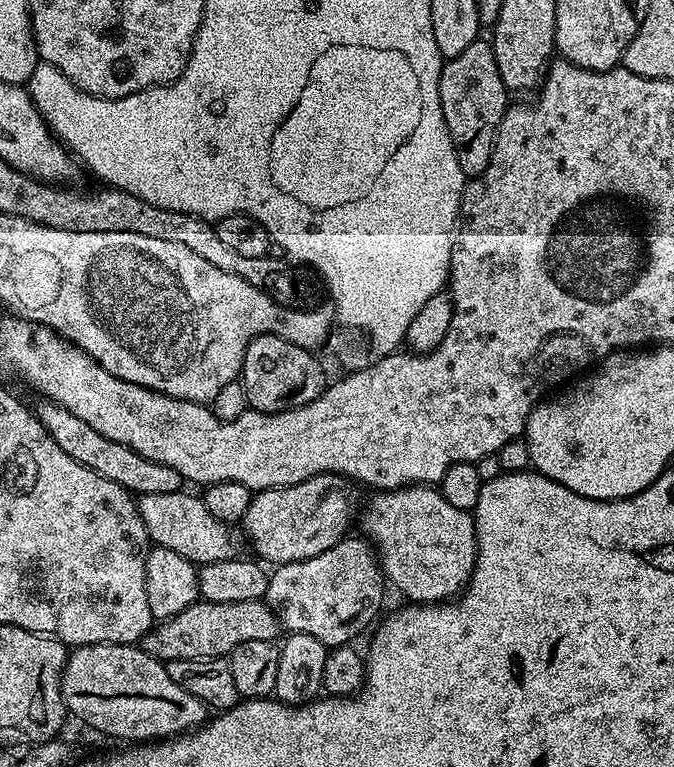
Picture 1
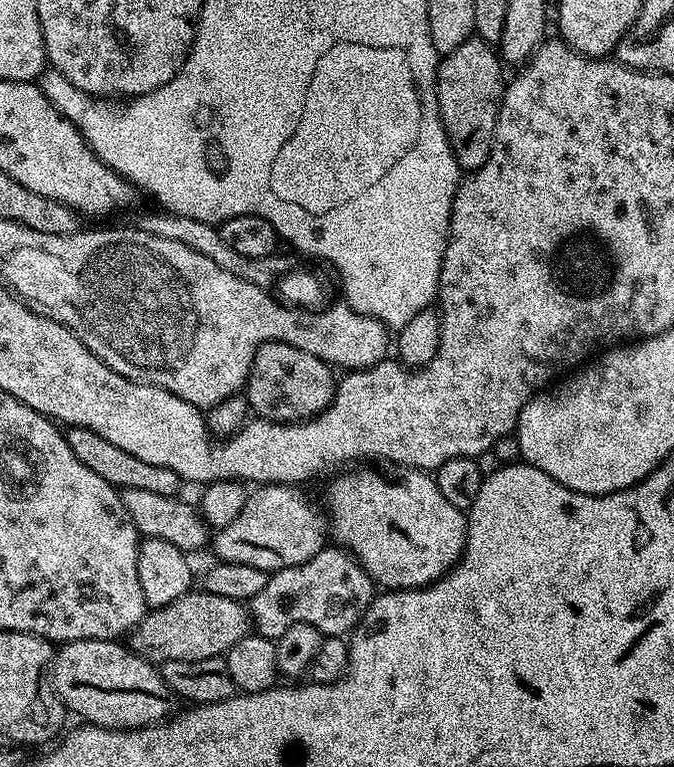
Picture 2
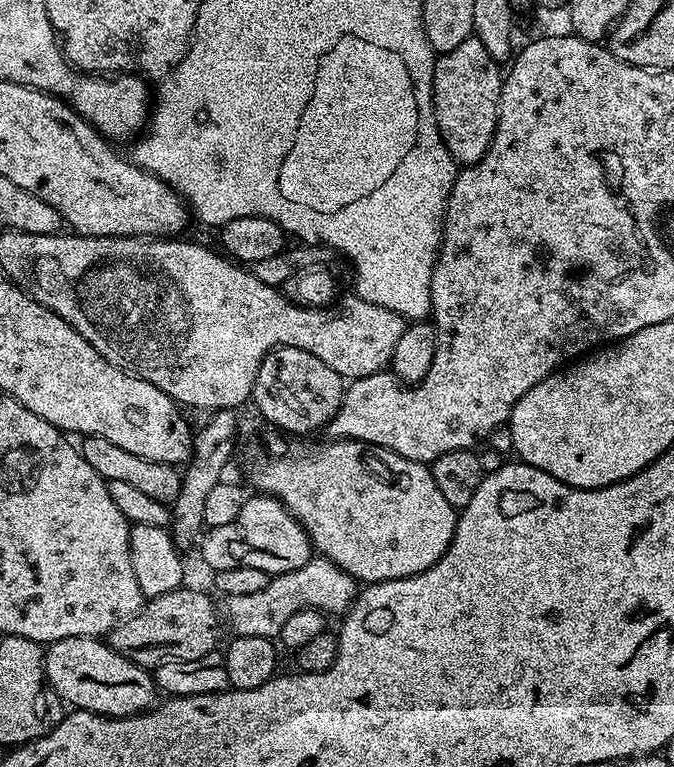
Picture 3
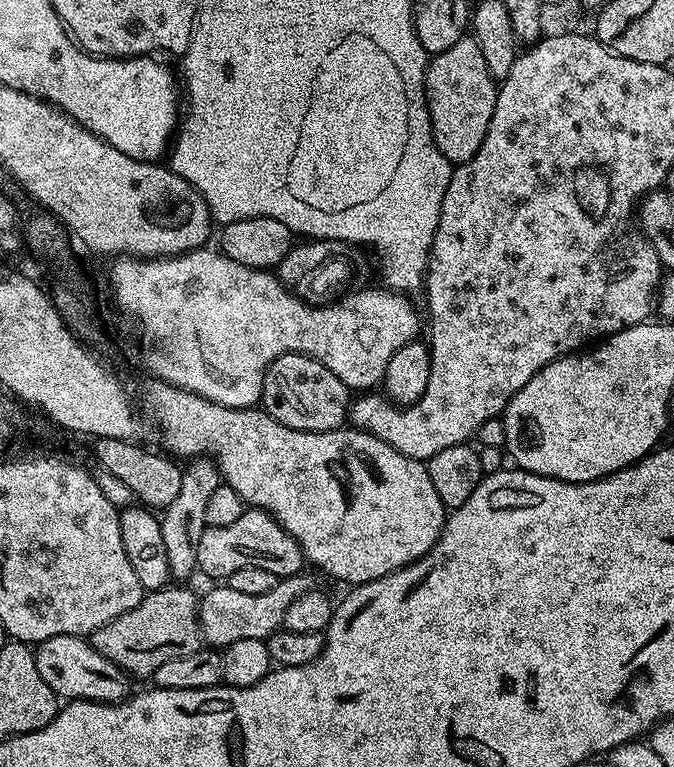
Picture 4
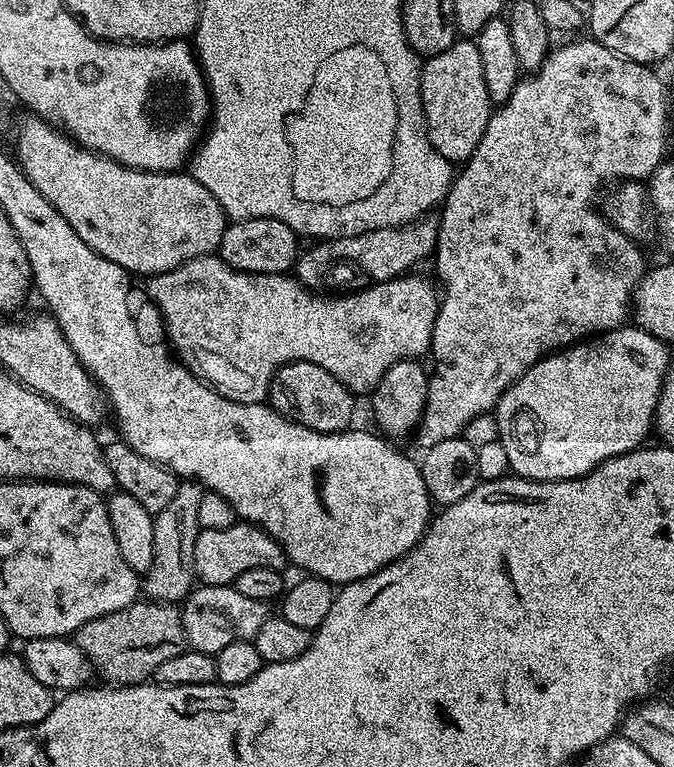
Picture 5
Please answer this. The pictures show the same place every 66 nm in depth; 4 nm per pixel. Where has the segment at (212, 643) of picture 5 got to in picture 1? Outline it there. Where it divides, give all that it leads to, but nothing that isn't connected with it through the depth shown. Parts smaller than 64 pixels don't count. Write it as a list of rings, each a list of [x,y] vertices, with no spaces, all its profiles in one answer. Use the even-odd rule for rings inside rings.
[[[352,539],[339,540],[330,550],[326,550],[322,554],[314,554],[314,558],[306,558],[302,562],[281,564],[269,575],[264,600],[268,609],[280,620],[281,629],[287,630],[289,633],[301,632],[313,635],[328,650],[331,650],[351,645],[352,639],[368,623],[371,625],[381,615],[380,603],[384,600],[386,581],[384,573],[380,570],[377,553],[367,539]]]

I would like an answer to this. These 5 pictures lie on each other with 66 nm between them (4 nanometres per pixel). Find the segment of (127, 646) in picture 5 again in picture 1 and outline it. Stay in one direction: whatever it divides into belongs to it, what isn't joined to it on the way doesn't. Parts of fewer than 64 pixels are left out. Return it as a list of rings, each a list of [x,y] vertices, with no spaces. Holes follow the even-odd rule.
[[[201,598],[195,604],[186,606],[186,610],[182,610],[182,614],[174,614],[174,618],[159,621],[144,635],[142,647],[146,654],[152,655],[163,662],[170,660],[201,660],[211,656],[224,658],[242,642],[275,641],[277,639],[276,635],[281,635],[281,632],[280,620],[268,609],[264,600],[255,600],[254,602],[210,602]]]

